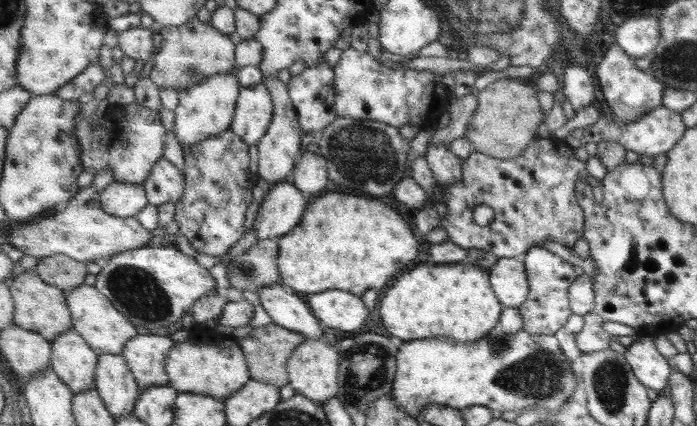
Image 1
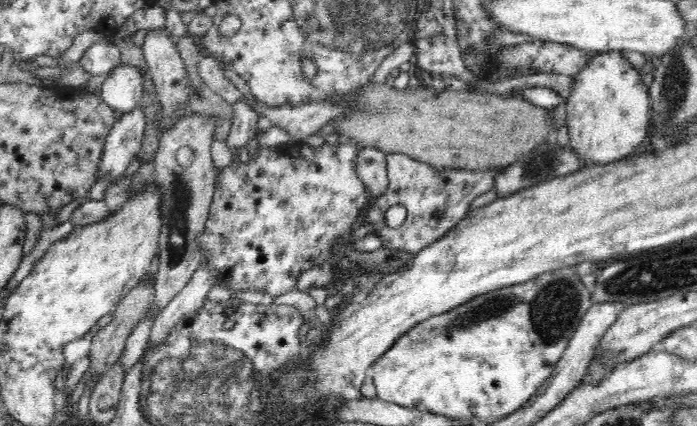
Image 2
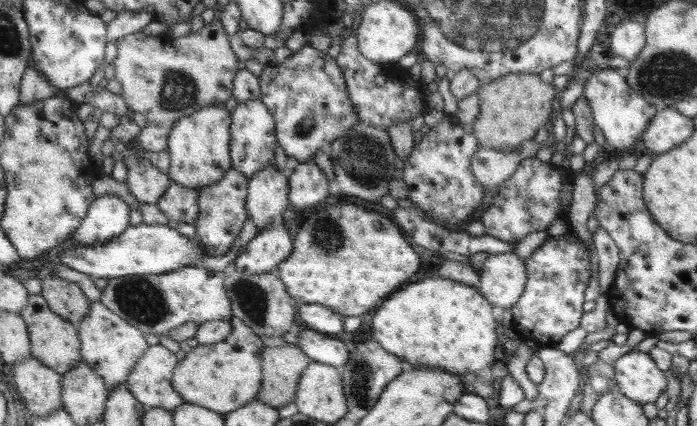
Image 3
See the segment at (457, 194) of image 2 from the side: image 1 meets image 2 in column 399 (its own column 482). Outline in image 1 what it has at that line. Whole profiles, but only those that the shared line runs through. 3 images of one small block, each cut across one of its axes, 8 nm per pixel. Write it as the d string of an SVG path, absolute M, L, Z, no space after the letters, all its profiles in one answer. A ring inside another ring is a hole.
M538 137L532 140L522 156L512 159L500 159L473 150L463 161L463 180L441 186L441 192L445 193L443 202L447 206L446 214L441 217L441 226L447 230L449 239L466 250L478 248L498 258L518 258L521 261L525 260L527 252L533 246L543 241L559 242L571 249L575 240L580 238L585 230L585 214L578 204L575 184L579 180L585 180L591 186L595 204L599 204L602 199L602 182L586 171L587 164L575 158L572 149L555 137L550 140ZM479 204L491 207L494 212L494 220L486 226L479 226L473 221L473 210Z

